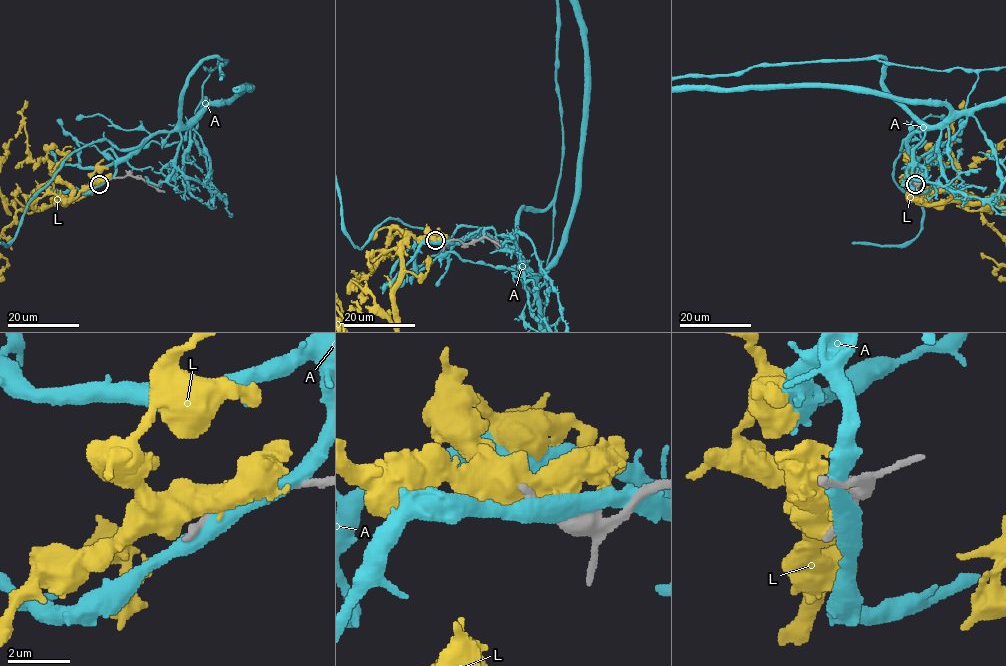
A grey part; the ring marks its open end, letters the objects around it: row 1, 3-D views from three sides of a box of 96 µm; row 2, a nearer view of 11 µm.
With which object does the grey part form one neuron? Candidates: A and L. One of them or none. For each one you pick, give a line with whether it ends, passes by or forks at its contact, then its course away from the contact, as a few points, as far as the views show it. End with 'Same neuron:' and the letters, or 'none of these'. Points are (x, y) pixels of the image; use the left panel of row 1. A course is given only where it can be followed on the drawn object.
Same neuron: none of these

